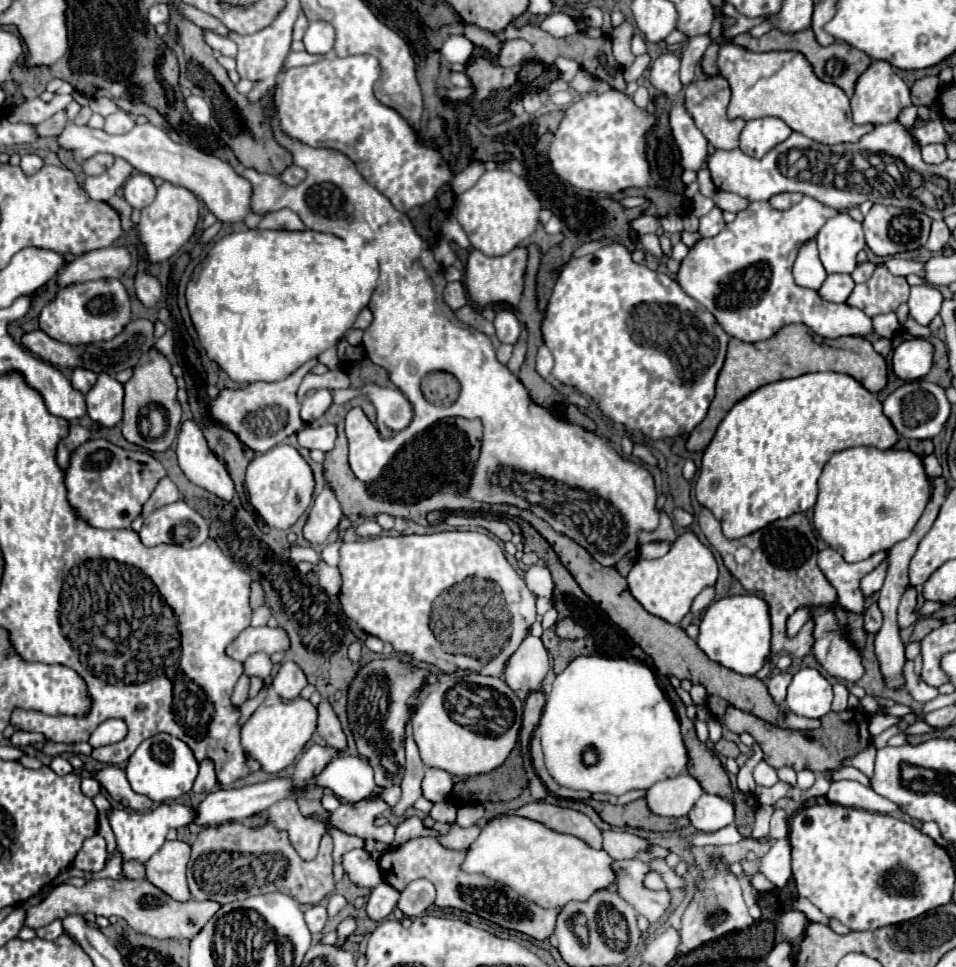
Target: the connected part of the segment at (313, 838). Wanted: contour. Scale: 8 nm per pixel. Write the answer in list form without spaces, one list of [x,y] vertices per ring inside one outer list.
[[[293,799],[279,801],[279,803],[271,805],[271,809],[263,811],[261,815],[267,821],[273,821],[273,825],[277,829],[285,829],[289,833],[289,839],[293,841],[293,847],[299,853],[299,857],[303,857],[305,861],[315,859],[319,839],[325,833],[323,823],[303,817]]]

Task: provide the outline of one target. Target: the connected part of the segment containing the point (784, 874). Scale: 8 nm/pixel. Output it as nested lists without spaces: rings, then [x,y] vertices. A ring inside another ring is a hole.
[[[779,839],[765,857],[759,859],[761,873],[779,889],[783,889],[791,879],[791,845],[789,839]]]

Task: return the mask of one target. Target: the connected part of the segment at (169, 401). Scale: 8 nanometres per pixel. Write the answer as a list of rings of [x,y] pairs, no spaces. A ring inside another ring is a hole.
[[[153,349],[147,351],[141,361],[135,365],[135,371],[133,371],[133,377],[125,383],[125,411],[123,411],[123,421],[121,421],[121,431],[123,431],[123,437],[129,441],[129,443],[135,443],[135,445],[141,445],[143,449],[149,449],[149,451],[165,451],[171,447],[171,443],[175,441],[177,437],[177,431],[179,431],[179,425],[181,425],[181,405],[177,401],[177,383],[175,383],[175,377],[171,373],[171,365],[169,361],[155,353]],[[149,403],[157,403],[161,407],[165,407],[167,411],[167,433],[159,439],[145,439],[141,437],[139,433],[139,425],[137,425],[137,415],[139,415],[139,409],[141,407],[147,407]]]

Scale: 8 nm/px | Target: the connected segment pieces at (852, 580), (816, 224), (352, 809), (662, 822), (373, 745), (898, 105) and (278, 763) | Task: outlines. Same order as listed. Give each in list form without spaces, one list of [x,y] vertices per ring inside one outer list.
[[[825,549],[819,553],[819,569],[827,577],[827,581],[837,591],[837,607],[861,615],[865,611],[867,597],[861,591],[861,579],[871,573],[883,559],[887,557],[885,551],[871,555],[859,563],[847,563],[837,551]]]
[[[803,197],[803,201],[799,201],[797,205],[785,209],[785,211],[773,209],[769,205],[769,201],[755,201],[749,205],[749,209],[739,211],[735,221],[727,223],[719,235],[701,239],[691,247],[689,255],[681,261],[677,281],[681,283],[681,287],[685,289],[687,295],[695,297],[705,309],[709,309],[715,315],[715,319],[719,321],[719,325],[725,329],[727,335],[737,337],[747,343],[769,339],[783,325],[789,325],[789,323],[805,323],[815,333],[819,333],[821,337],[829,337],[829,339],[843,337],[843,335],[865,337],[865,335],[873,333],[871,317],[867,317],[861,309],[851,309],[845,303],[823,301],[817,295],[817,291],[799,287],[791,275],[791,267],[797,257],[799,245],[803,245],[807,239],[815,237],[817,231],[823,227],[823,223],[835,215],[839,215],[837,209],[823,205],[813,197]]]
[[[363,799],[363,803],[357,803],[357,805],[341,803],[339,809],[329,815],[331,819],[327,821],[327,827],[339,829],[347,835],[367,833],[367,839],[375,839],[375,841],[383,841],[383,843],[391,845],[395,827],[377,827],[375,825],[375,817],[381,815],[385,809],[389,809],[389,807],[383,801]]]
[[[643,799],[631,801],[627,805],[611,805],[611,803],[595,803],[595,811],[599,817],[611,827],[639,827],[645,831],[673,831],[689,825],[687,817],[655,817]]]
[[[377,659],[361,667],[349,687],[349,699],[347,699],[349,725],[355,735],[359,755],[369,759],[371,767],[375,769],[377,787],[385,789],[391,785],[401,785],[403,781],[405,775],[403,729],[409,717],[405,701],[425,681],[425,677],[427,677],[425,671],[407,667],[399,663],[399,659]]]
[[[873,61],[857,79],[855,93],[851,97],[851,111],[853,111],[853,121],[855,123],[891,123],[897,119],[899,111],[903,107],[911,105],[909,99],[909,87],[903,83],[899,75],[895,75],[893,67],[887,61]]]
[[[269,693],[269,697],[245,721],[241,729],[241,745],[253,759],[257,759],[263,765],[263,771],[277,773],[287,765],[291,765],[303,753],[315,727],[317,727],[317,709],[311,701],[303,697],[287,701],[275,693]]]

